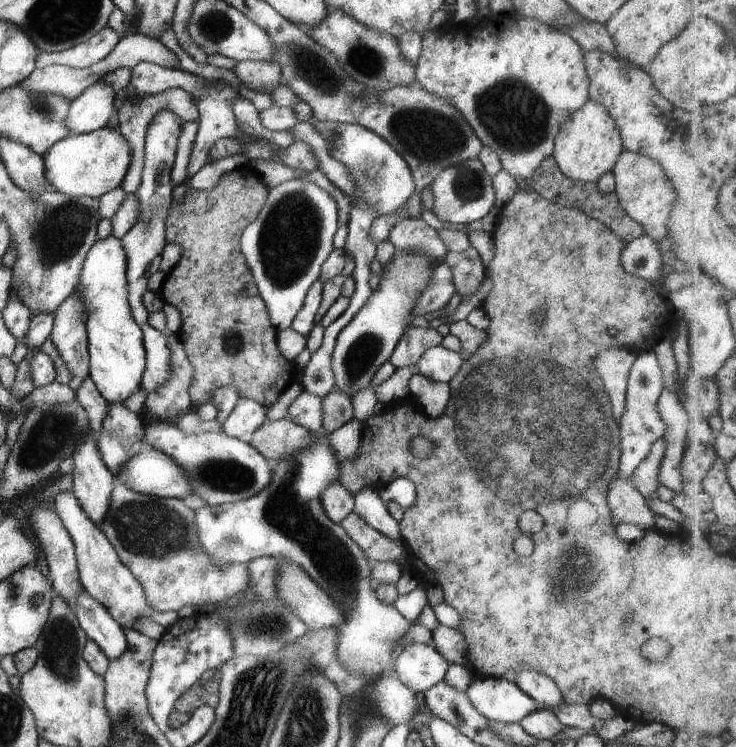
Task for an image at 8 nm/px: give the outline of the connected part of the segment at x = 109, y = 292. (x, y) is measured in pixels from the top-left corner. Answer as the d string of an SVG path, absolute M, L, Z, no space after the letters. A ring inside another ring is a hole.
M113 235L96 239L89 248L83 261L81 272L75 288L81 292L83 308L85 308L85 328L87 334L89 378L101 397L109 404L121 404L129 396L139 390L141 377L145 370L145 350L143 348L142 332L131 316L131 309L127 300L127 280L125 278L125 252L121 239Z

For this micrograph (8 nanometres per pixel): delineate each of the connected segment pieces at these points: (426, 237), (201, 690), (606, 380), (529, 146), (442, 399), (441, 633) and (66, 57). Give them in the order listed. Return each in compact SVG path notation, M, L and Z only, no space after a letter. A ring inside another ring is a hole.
M420 217L397 220L393 228L389 229L387 239L393 248L425 252L425 256L434 262L441 260L447 251L437 232L429 228Z
M218 668L204 670L190 688L184 690L175 700L167 718L168 724L175 728L185 724L188 715L198 706L215 708L218 702L219 676Z
M608 348L595 358L595 370L603 382L616 421L623 414L628 372L636 355L631 349Z
M514 13L489 14L457 28L447 23L435 32L423 33L414 74L425 92L439 96L465 116L482 146L496 152L503 170L514 179L529 178L543 159L552 154L561 122L589 98L583 50L577 43L556 27Z
M419 373L409 377L407 390L409 390L410 398L429 418L441 416L450 397L448 383L431 382Z
M437 622L435 628L430 632L434 649L447 664L469 669L467 654L465 654L467 644L458 630L443 626Z
M105 26L85 42L68 49L52 53L39 51L35 56L35 66L37 69L47 65L65 65L74 69L87 68L103 60L113 50L119 39L119 34L115 30Z

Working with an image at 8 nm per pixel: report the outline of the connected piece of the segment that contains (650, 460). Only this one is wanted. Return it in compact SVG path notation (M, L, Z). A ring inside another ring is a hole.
M656 438L655 442L651 444L647 456L641 460L637 468L629 475L629 482L633 484L633 488L635 488L643 498L653 496L655 490L659 488L657 470L659 470L659 464L661 464L661 458L663 458L666 446L663 438Z

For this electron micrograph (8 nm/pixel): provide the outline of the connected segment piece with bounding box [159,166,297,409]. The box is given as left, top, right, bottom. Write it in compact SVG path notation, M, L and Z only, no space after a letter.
M249 166L237 168L225 172L213 188L187 188L183 200L172 203L165 216L165 242L179 244L181 256L164 278L159 295L162 301L175 306L180 314L177 335L193 368L193 380L187 388L193 408L209 402L213 390L221 386L233 386L238 398L255 400L267 409L295 377L297 369L294 364L285 360L277 348L277 330L269 322L267 309L240 249L241 233L255 220L267 191L268 188L259 180L255 170Z

